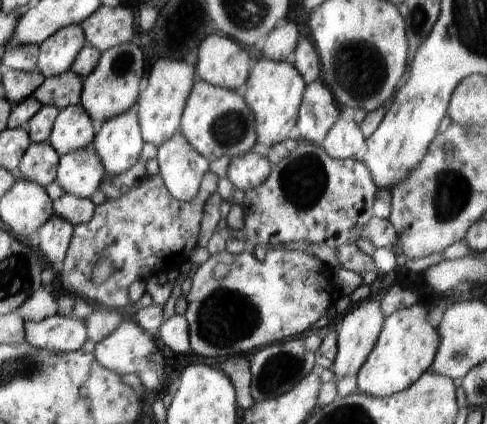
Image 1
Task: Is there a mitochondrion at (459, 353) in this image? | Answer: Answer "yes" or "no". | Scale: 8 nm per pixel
yes

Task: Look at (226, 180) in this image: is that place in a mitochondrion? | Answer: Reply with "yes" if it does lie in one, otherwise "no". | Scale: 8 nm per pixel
no

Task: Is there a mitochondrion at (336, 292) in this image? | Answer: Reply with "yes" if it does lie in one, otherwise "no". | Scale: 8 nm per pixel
no

